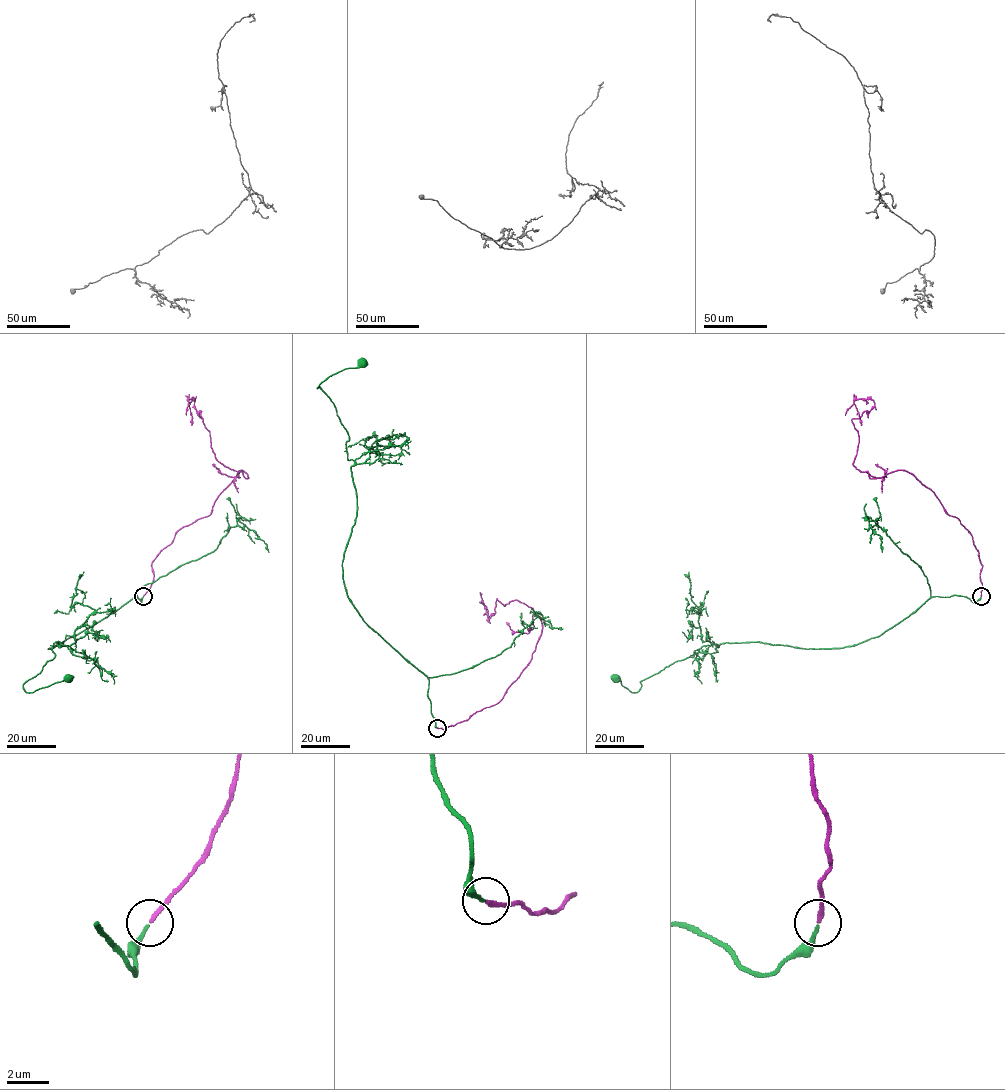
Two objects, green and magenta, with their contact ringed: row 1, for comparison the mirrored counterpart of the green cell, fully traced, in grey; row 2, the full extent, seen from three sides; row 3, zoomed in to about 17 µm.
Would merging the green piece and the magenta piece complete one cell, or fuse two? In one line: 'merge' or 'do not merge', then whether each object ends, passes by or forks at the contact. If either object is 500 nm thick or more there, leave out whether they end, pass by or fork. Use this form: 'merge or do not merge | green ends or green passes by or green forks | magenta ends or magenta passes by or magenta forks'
merge | green ends | magenta ends

